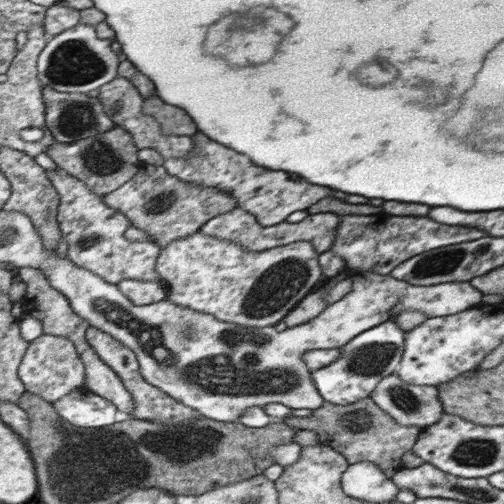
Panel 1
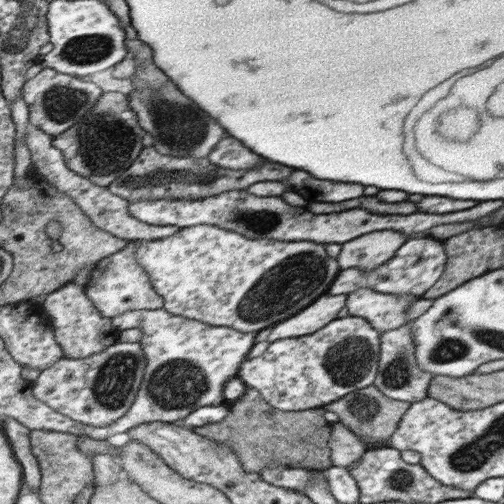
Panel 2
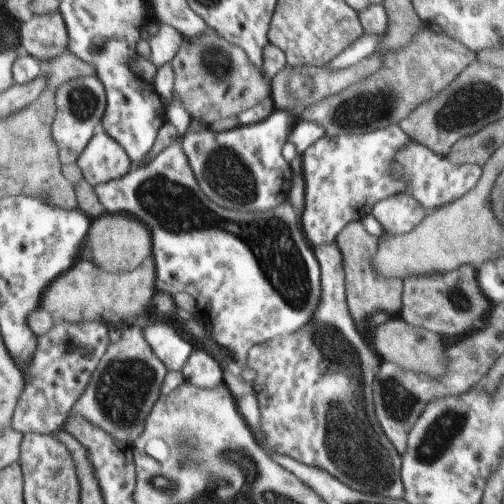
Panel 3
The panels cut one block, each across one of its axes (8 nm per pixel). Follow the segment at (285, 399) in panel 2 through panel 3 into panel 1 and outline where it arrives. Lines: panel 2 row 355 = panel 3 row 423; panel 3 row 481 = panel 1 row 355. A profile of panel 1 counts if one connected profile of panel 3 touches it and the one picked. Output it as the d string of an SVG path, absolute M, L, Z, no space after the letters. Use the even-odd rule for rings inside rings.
M389 320L361 332L359 336L351 338L347 344L343 344L337 350L341 350L337 360L333 360L329 366L323 366L319 370L311 370L311 382L319 390L323 402L347 406L357 400L369 398L385 376L397 372L397 366L401 364L405 350L405 332L401 332L395 326L395 322Z

